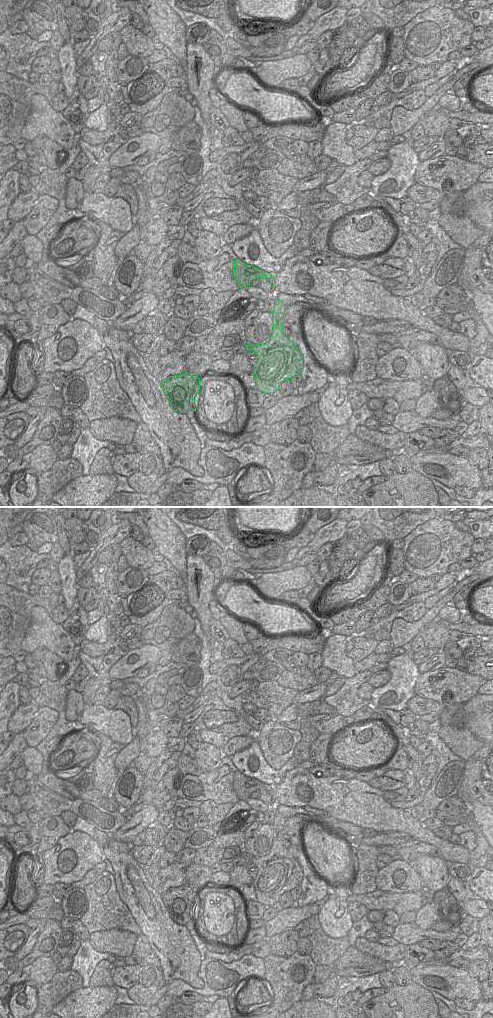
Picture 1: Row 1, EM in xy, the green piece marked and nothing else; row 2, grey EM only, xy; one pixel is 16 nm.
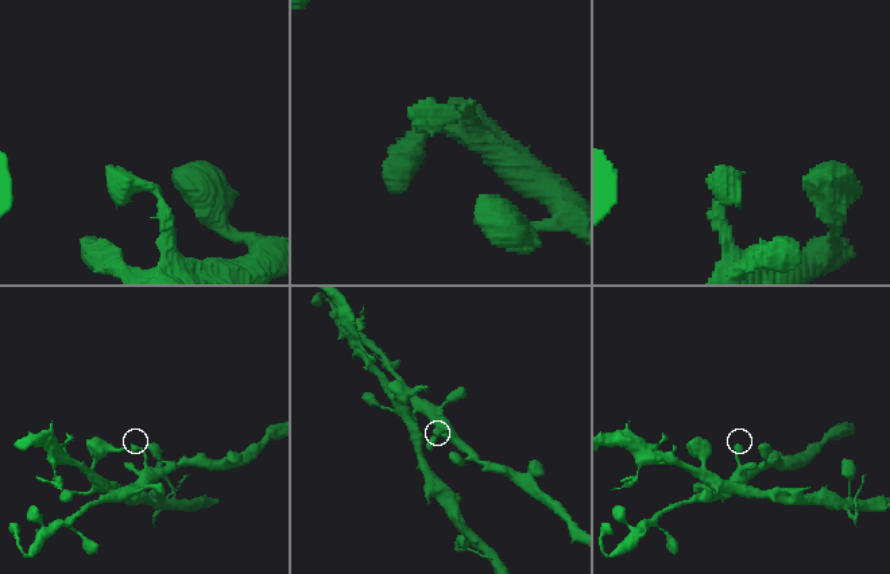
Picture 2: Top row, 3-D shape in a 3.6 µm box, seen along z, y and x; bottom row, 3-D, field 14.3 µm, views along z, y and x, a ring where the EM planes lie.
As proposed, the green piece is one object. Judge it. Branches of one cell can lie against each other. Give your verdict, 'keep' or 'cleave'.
cleave

